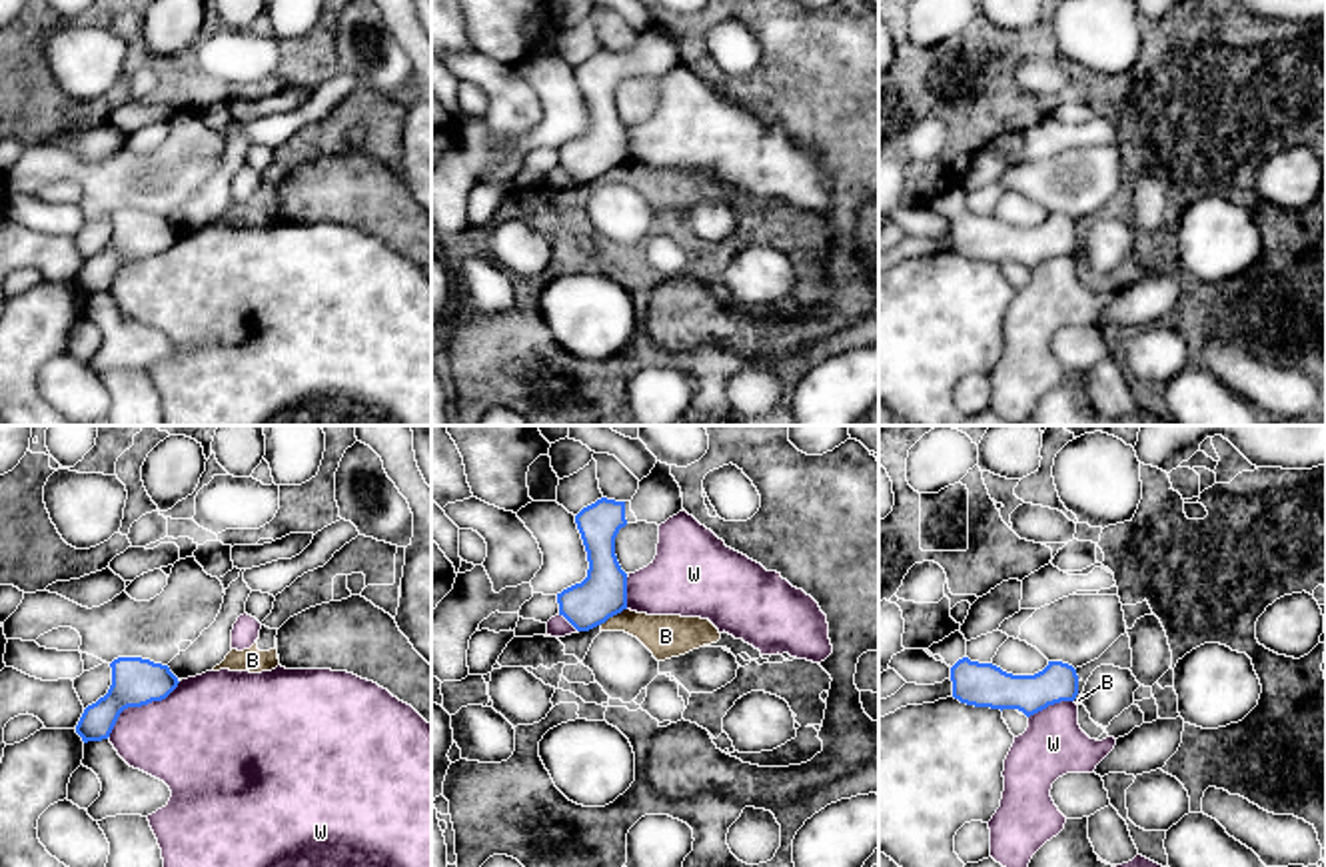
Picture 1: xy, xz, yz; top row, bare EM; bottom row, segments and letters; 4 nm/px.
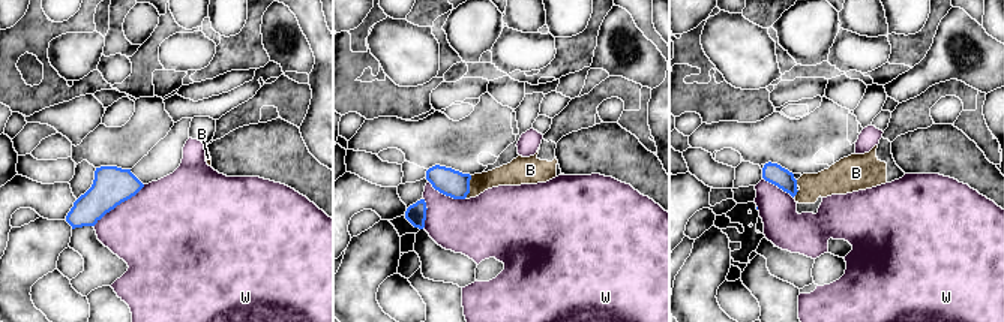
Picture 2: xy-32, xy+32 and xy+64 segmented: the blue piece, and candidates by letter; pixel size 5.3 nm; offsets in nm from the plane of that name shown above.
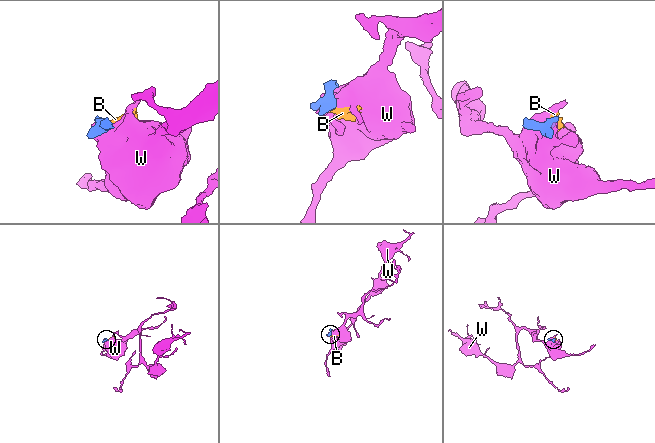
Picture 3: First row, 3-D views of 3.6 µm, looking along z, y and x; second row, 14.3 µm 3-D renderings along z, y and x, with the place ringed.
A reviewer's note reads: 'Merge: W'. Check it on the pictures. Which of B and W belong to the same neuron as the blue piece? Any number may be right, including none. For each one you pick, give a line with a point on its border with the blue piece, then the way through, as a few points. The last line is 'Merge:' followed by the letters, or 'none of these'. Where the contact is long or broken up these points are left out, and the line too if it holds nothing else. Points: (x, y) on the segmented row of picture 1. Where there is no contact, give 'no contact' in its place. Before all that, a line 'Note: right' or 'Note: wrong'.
Note: wrong
Merge: none of these

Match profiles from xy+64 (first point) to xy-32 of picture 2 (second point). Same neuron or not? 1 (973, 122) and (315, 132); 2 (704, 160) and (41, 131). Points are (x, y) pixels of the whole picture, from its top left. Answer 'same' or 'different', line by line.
1: different
2: different

